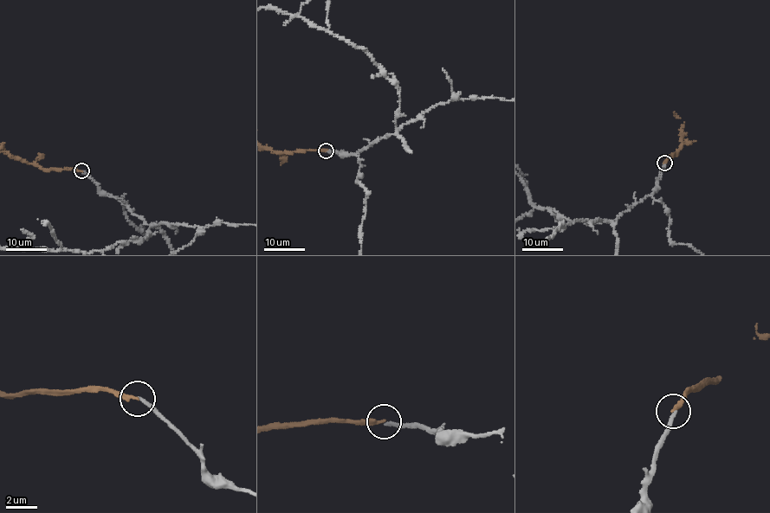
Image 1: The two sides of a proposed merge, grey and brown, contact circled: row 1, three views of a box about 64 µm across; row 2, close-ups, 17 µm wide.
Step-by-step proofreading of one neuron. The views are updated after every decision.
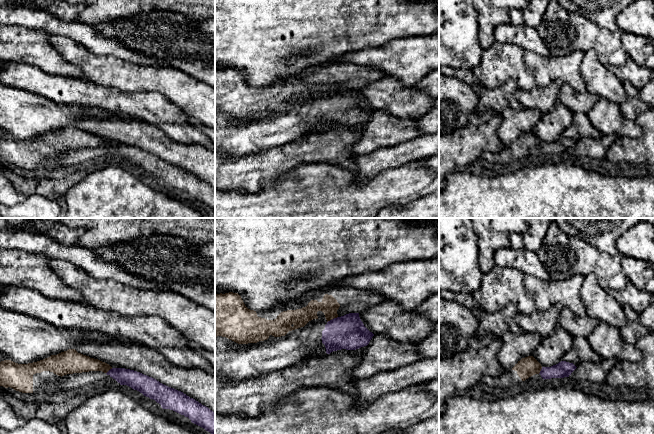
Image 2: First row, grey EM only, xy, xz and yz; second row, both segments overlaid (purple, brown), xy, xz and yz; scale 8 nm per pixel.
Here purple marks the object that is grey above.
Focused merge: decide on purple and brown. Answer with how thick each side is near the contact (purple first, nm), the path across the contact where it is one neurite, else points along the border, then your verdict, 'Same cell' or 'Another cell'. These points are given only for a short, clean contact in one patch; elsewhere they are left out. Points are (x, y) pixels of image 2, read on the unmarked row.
Thickness 280 nm (purple) against 140 nm. Boundary: xz (337, 92), (327, 98). Another cell

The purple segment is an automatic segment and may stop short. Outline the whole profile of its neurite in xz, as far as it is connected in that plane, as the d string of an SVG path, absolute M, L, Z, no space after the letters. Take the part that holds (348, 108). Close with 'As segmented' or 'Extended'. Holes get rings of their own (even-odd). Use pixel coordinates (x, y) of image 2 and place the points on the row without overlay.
M318 87L317 92L317 95L309 97L304 103L289 107L285 112L274 113L270 111L267 116L257 119L238 120L226 113L215 113L215 152L224 153L229 157L249 155L284 145L301 138L305 134L317 136L320 134L320 128L323 121L326 124L327 130L341 125L356 126L367 122L374 112L374 110L364 102L359 93L359 89L349 89L330 97L326 96L322 87Z. Extended

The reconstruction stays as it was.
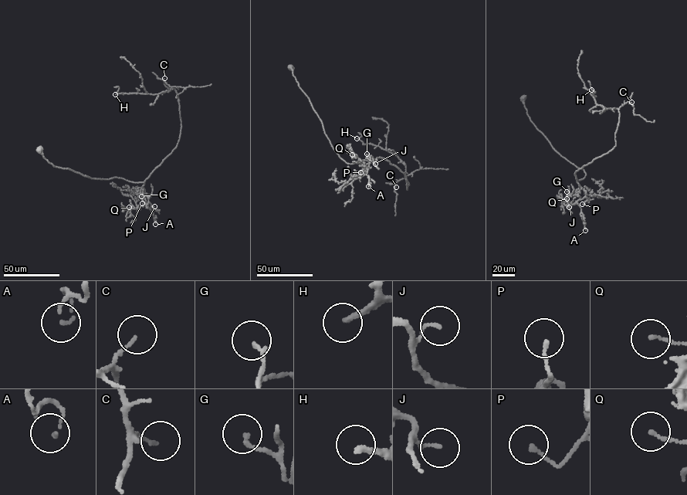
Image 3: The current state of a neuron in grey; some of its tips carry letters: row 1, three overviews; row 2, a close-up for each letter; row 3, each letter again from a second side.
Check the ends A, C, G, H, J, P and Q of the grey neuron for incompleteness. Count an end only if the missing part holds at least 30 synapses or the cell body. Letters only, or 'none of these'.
H

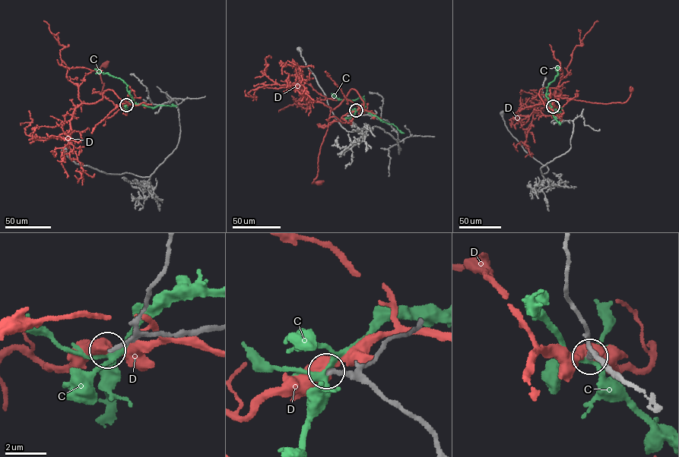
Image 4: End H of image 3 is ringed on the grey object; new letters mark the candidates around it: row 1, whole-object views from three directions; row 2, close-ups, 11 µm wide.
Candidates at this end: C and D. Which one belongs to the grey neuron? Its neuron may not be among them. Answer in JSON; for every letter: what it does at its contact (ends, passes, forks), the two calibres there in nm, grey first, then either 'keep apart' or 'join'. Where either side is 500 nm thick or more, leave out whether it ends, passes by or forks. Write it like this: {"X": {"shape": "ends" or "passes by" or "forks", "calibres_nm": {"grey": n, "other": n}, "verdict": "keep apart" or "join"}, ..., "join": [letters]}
{"C": {"shape": "forks", "calibres_nm": {"grey": 220, "other": 280}, "verdict": "keep apart"}, "D": {"calibres_nm": {"grey": 220, "other": 500}, "verdict": "keep apart"}, "join": []}

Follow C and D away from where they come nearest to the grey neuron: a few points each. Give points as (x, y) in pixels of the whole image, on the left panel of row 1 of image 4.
C: (126, 105), (134, 99), (123, 80), (94, 68)
D: (126, 105), (132, 105), (109, 89), (103, 94), (102, 99), (104, 83), (99, 70), (105, 64)

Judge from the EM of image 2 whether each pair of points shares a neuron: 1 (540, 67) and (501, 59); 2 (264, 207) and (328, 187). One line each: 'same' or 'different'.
1: different
2: same

